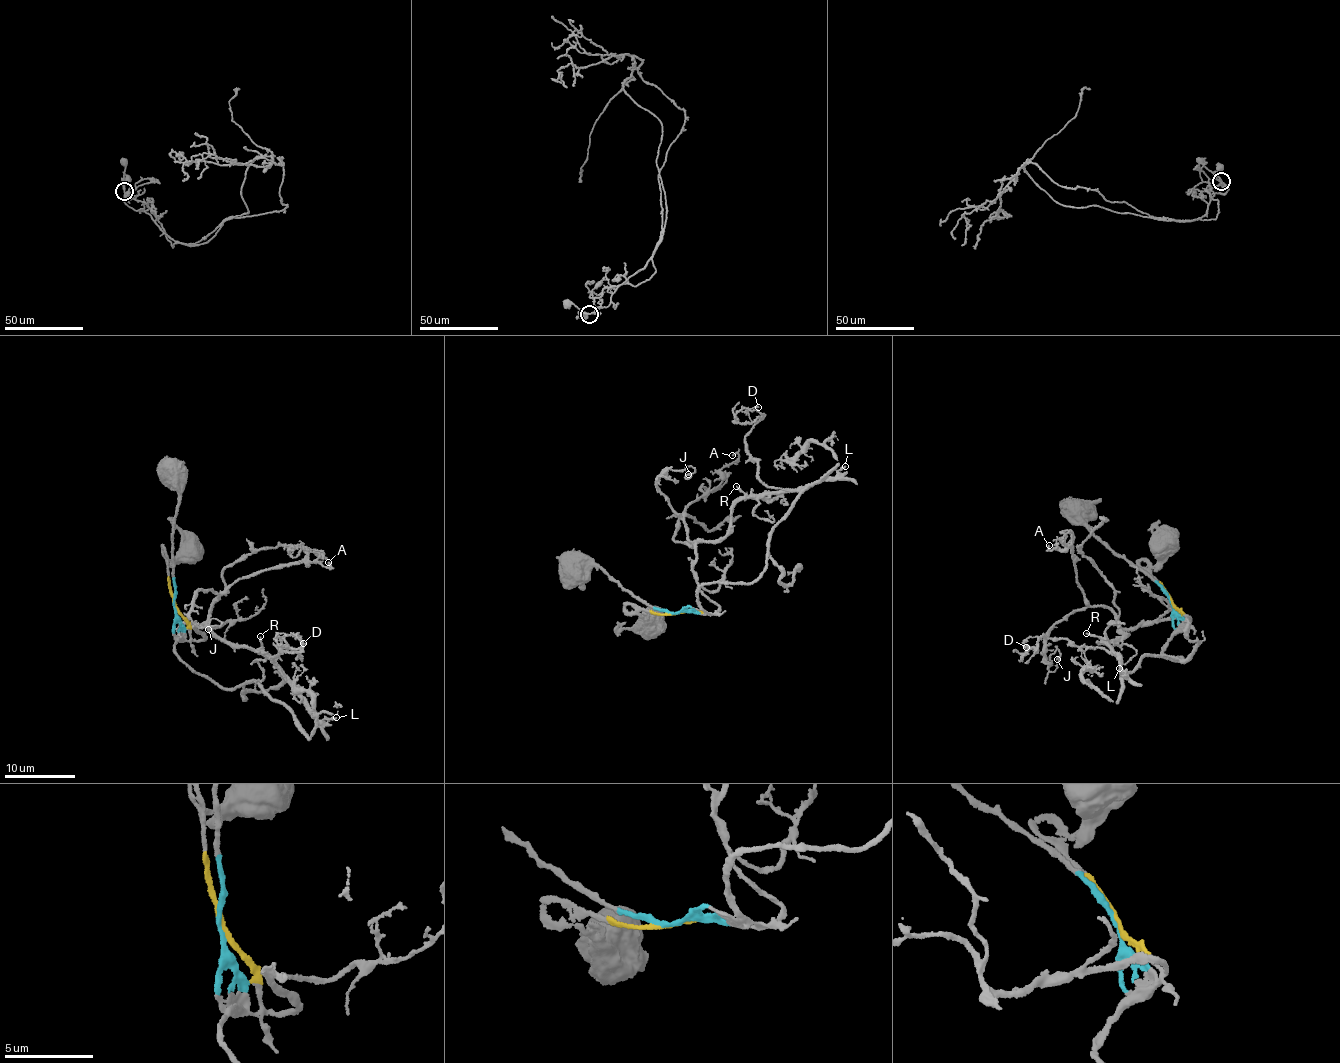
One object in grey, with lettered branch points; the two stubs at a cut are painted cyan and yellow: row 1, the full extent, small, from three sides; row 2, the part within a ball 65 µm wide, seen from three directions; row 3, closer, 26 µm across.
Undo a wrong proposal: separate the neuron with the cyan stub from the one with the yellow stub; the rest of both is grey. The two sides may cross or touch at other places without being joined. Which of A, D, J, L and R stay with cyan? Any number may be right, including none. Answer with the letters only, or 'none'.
none

